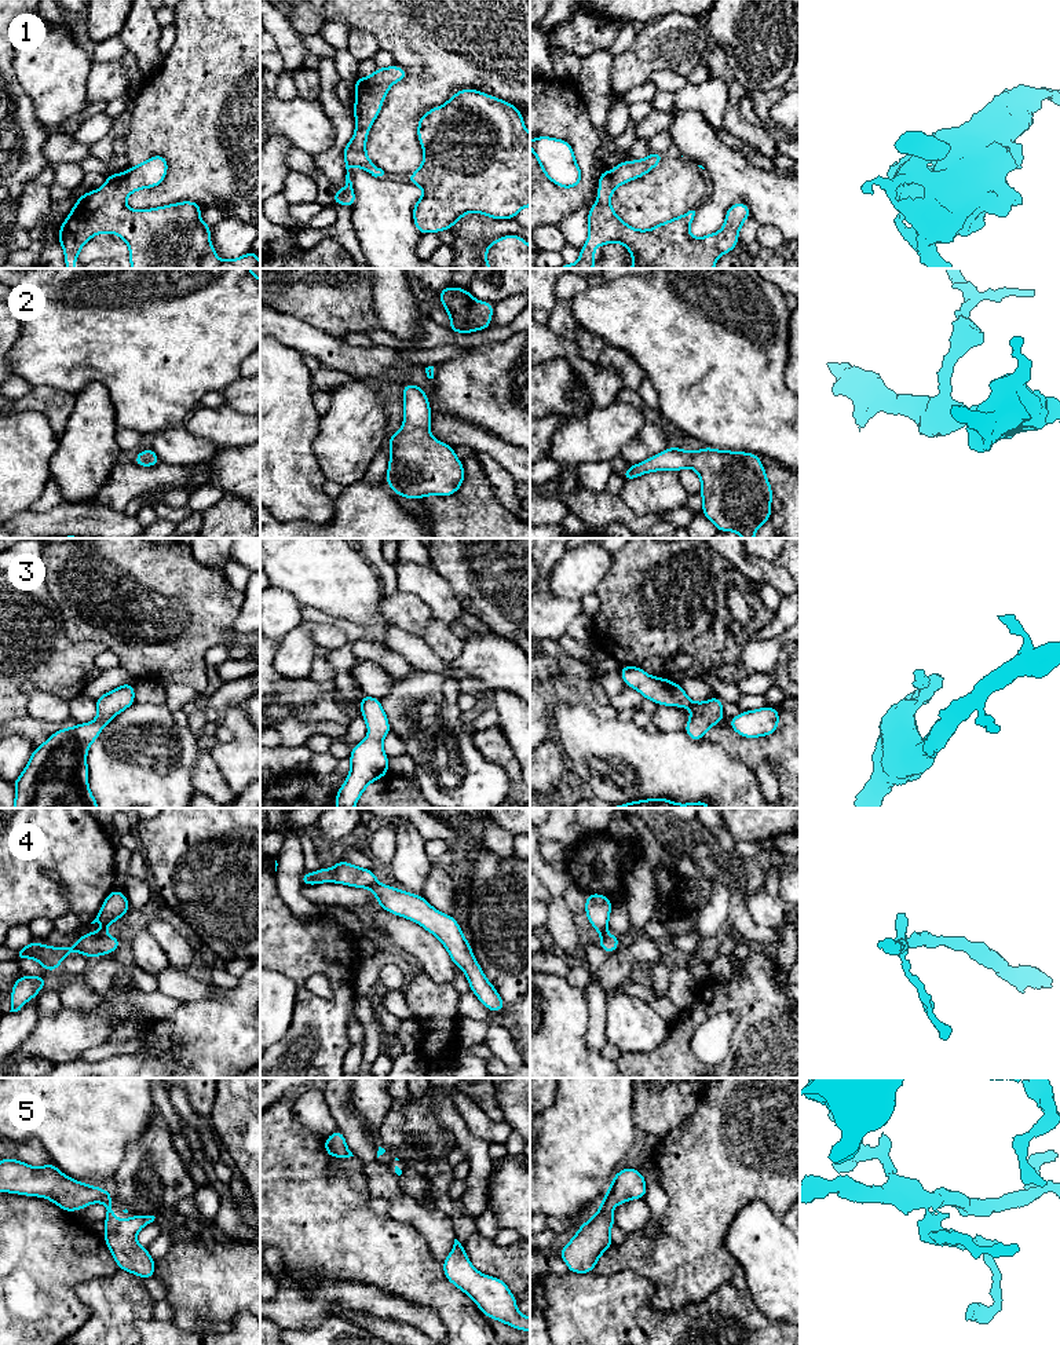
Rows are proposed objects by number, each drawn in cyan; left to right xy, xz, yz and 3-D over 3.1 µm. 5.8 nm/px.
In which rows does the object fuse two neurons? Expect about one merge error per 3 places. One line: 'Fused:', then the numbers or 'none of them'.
Fused: none of them

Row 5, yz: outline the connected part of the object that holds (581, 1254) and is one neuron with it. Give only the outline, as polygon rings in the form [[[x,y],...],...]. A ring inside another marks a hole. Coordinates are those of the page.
[[[626,1167],[614,1174],[596,1214],[584,1222],[573,1239],[558,1251],[567,1264],[569,1272],[593,1272],[599,1257],[614,1245],[610,1231],[615,1217],[610,1209],[632,1199],[644,1198],[646,1194],[646,1178],[637,1169]]]

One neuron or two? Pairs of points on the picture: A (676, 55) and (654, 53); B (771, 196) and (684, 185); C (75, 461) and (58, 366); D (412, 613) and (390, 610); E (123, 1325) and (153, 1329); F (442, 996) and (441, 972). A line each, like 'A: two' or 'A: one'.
A: one
B: two
C: two
D: one
E: two
F: two

